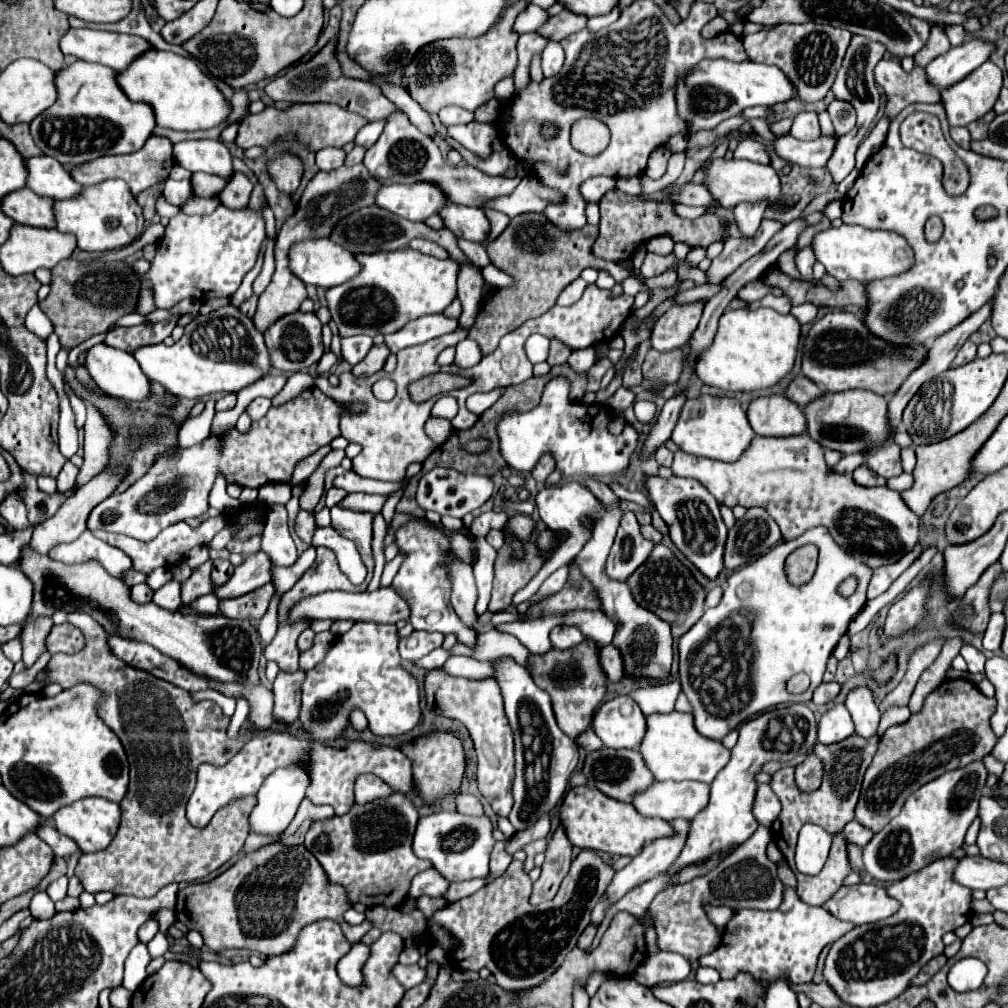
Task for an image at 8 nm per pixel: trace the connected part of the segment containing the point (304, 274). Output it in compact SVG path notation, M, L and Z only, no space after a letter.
M329 239L295 243L289 253L289 267L303 283L327 289L351 281L361 271L357 257Z

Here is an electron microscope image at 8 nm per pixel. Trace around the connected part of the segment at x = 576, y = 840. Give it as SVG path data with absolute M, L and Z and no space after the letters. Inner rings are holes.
M591 785L573 787L567 791L563 805L561 805L561 821L565 825L569 841L573 845L577 845L581 849L603 851L609 855L635 857L635 855L639 855L643 845L649 845L655 839L675 835L675 829L669 821L643 817L631 803L615 801L613 797L607 797L605 793L601 793L599 789L595 789Z

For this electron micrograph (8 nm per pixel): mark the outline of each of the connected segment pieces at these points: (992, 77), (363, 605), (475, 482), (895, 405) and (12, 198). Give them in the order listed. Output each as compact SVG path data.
M985 61L967 79L955 83L955 87L949 87L947 91L941 91L949 125L967 127L969 123L993 111L1001 85L1003 85L1001 69L995 63Z
M381 587L373 593L371 591L365 593L325 591L321 595L301 599L291 609L293 619L305 617L305 619L353 619L353 621L373 621L373 623L399 623L399 621L407 621L409 615L411 615L409 605L391 587Z
M435 467L421 477L415 499L417 499L419 507L425 511L431 509L431 511L437 511L439 515L465 517L467 513L473 513L475 509L479 509L491 495L493 495L491 479L487 479L483 475L469 475L469 473L459 473L455 469Z
M993 299L987 301L987 303L985 303L981 309L977 309L975 313L971 313L963 323L959 323L957 327L953 327L951 331L947 331L947 335L941 335L939 339L933 341L931 351L929 351L929 355L927 355L927 363L923 363L923 367L919 367L917 371L913 371L913 375L909 375L909 377L905 379L903 387L889 399L889 415L891 415L891 429L893 429L893 431L899 427L899 423L901 423L901 413L903 413L903 409L907 407L907 403L911 401L911 397L919 391L919 387L921 387L925 381L929 381L929 379L933 379L933 377L937 377L939 373L943 373L943 371L949 369L949 365L951 365L951 361L955 359L959 347L967 341L967 337L969 337L971 333L975 333L975 331L991 317L991 311L993 311Z
M19 189L15 193L9 193L1 209L5 215L15 219L21 225L29 227L45 227L45 229L55 229L55 201L35 195L31 189Z

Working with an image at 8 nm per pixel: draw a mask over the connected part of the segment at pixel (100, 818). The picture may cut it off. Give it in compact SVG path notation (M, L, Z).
M103 797L81 799L73 805L67 805L67 807L59 809L53 815L53 823L55 823L57 831L71 837L81 847L83 853L95 853L95 851L107 849L109 843L113 841L113 837L117 835L117 829L121 825L121 807L119 807L119 803L107 801Z

